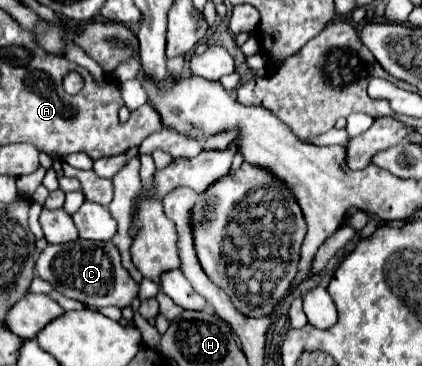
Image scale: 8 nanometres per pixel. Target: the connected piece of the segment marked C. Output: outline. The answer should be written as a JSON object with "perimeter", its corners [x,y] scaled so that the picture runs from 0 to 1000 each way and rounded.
{"perimeter":[[[161,661],[161,667],[114,667],[90,710],[85,743],[100,765],[118,770],[123,787],[156,814],[175,814],[218,836],[275,836],[299,842],[327,803],[327,776],[313,765],[303,738],[284,716],[284,689],[265,661]]]}

